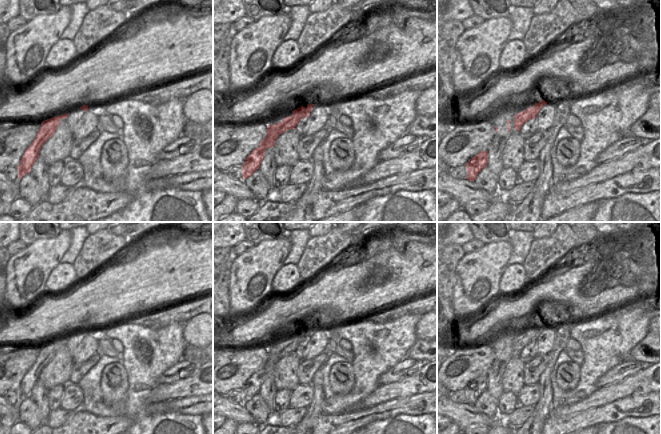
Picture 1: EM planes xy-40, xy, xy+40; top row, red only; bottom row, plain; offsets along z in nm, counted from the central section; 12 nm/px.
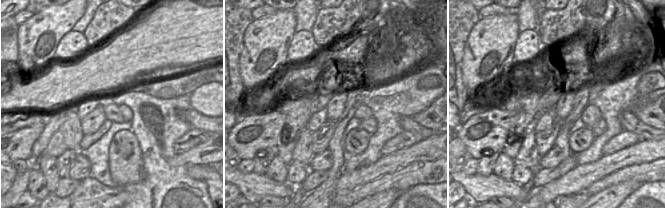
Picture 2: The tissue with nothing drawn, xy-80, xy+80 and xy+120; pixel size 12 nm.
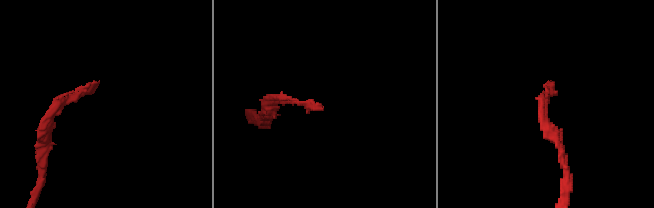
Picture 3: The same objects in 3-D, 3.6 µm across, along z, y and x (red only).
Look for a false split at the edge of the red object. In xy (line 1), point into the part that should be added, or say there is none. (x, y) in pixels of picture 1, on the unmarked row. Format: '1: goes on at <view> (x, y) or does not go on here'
1: does not go on here

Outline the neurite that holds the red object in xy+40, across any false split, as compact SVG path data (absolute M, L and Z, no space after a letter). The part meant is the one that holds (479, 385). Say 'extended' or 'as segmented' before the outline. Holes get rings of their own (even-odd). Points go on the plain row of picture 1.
as segmented; M481 375L473 380L465 389L467 394L466 403L469 405L474 405L478 397L487 391L488 386L488 375Z

